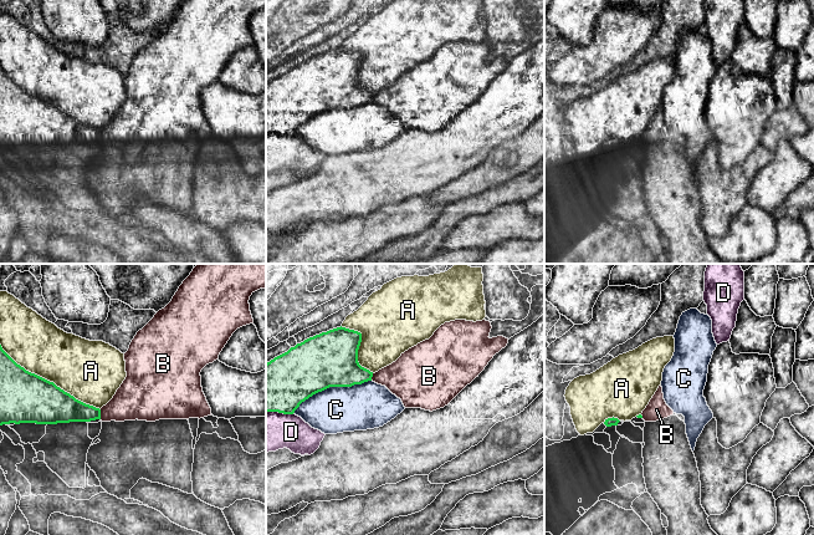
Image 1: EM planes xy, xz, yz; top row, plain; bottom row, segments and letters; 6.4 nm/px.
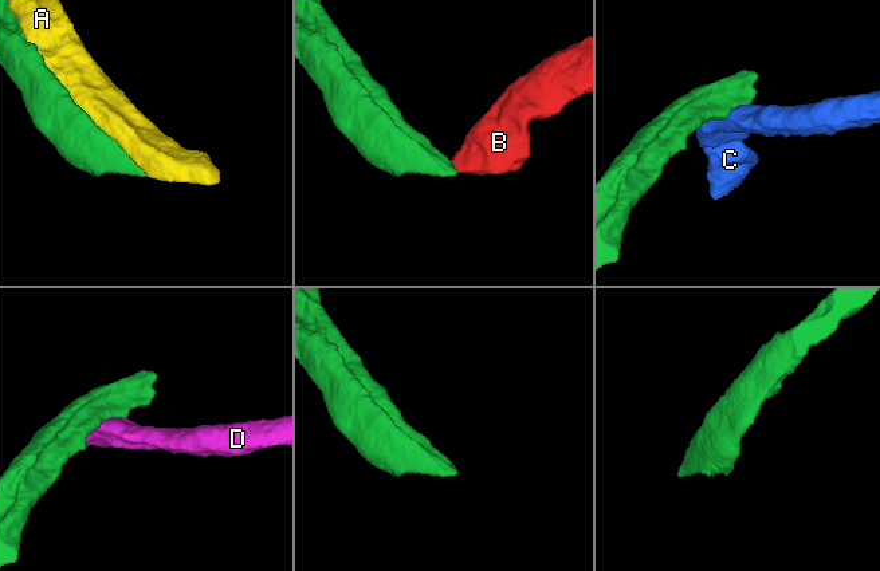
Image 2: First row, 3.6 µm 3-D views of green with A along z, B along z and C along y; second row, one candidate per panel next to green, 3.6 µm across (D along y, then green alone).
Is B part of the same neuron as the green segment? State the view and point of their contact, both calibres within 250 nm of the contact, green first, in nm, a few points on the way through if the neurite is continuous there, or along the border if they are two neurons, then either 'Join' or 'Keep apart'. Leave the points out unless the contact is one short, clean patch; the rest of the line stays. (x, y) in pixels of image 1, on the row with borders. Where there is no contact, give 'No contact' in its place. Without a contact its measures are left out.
Touches green at xy (100, 414). Thickness 200 nm (green) against 260 nm. Boundary: xy (100, 409), (101, 418). Keep apart

